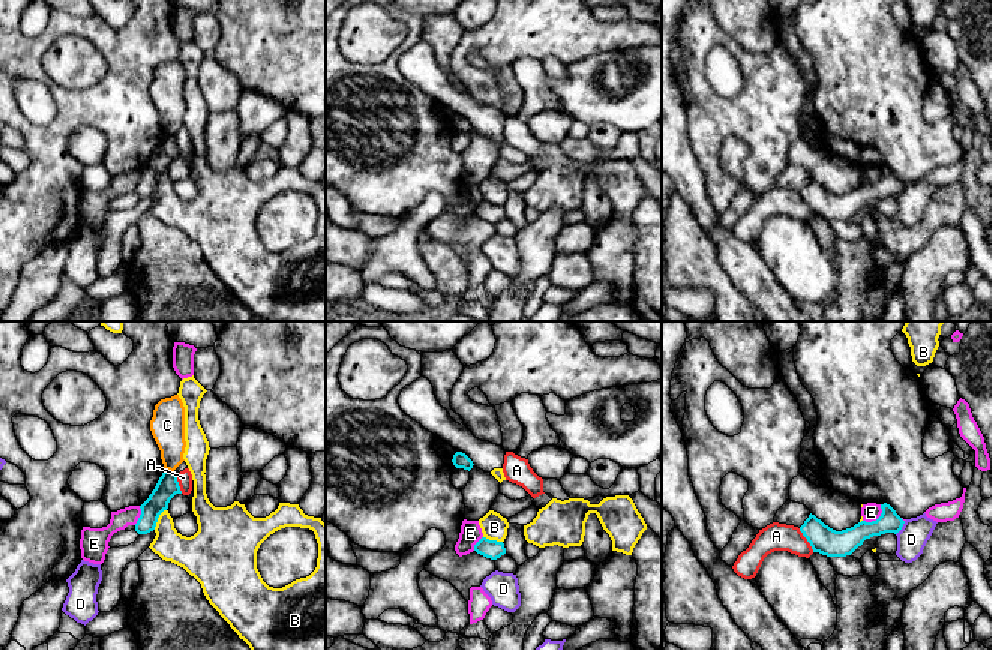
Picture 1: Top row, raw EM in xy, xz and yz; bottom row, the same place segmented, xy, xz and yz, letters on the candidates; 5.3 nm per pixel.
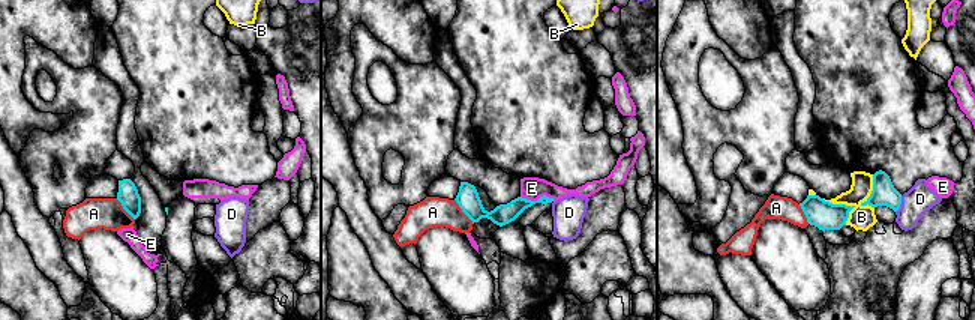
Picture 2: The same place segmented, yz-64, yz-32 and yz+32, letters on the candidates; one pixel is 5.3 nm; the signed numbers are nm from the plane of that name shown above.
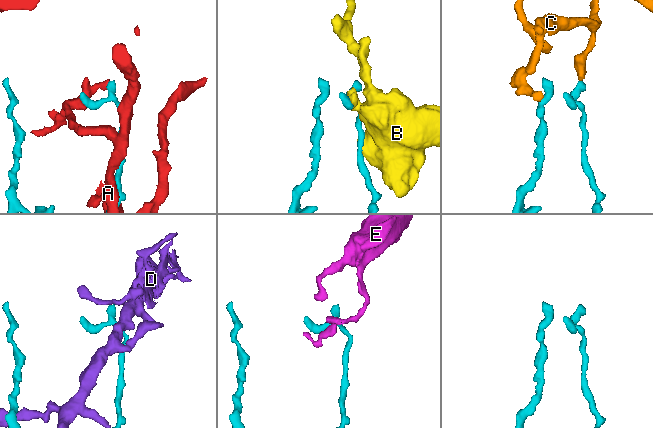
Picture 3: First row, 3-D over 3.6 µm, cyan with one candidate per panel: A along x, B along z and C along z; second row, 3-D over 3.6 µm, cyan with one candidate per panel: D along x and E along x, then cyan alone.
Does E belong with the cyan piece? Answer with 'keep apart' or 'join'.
keep apart

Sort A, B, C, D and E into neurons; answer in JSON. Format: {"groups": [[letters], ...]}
{"groups": [["A"], ["B"], ["C"], ["D"], ["E"]]}

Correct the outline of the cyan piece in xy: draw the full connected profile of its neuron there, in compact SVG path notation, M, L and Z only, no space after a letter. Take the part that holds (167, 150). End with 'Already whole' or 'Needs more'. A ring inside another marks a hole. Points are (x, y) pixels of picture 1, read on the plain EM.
M165 134L149 162L140 170L141 179L135 188L135 195L138 198L153 195L159 179L168 173L168 167L176 158L182 158L177 140L174 135Z. Already whole

